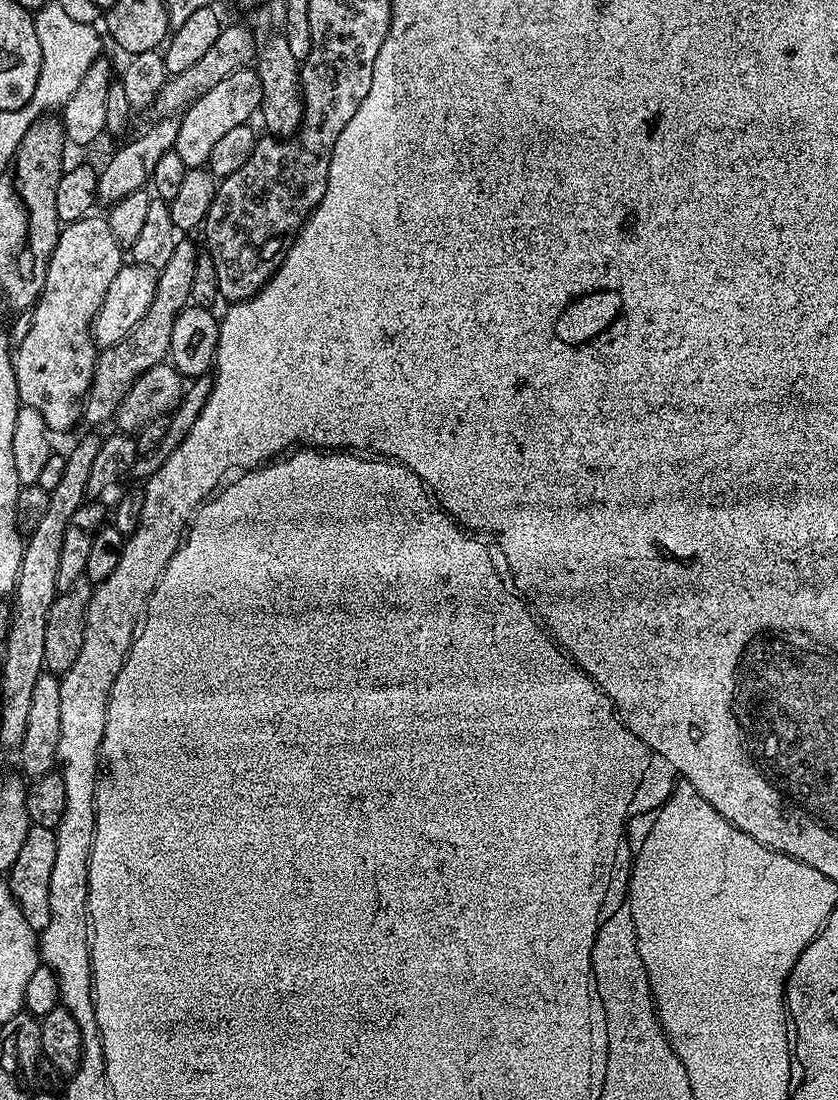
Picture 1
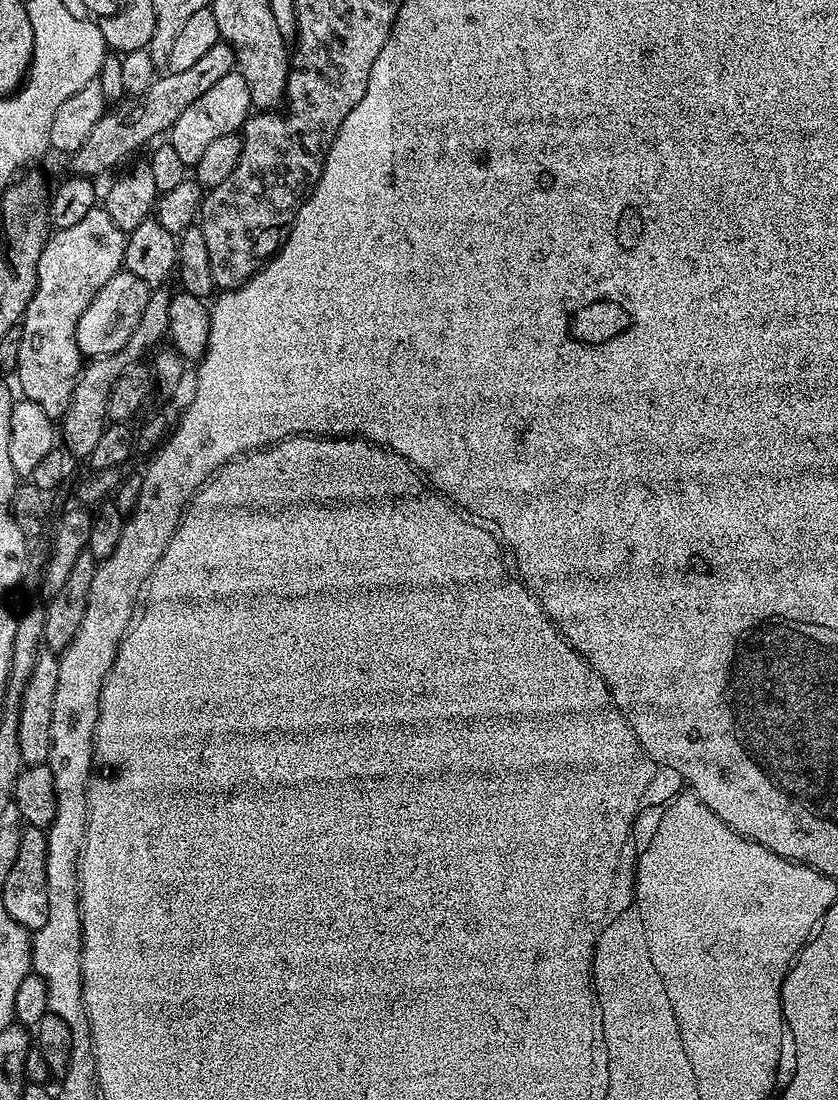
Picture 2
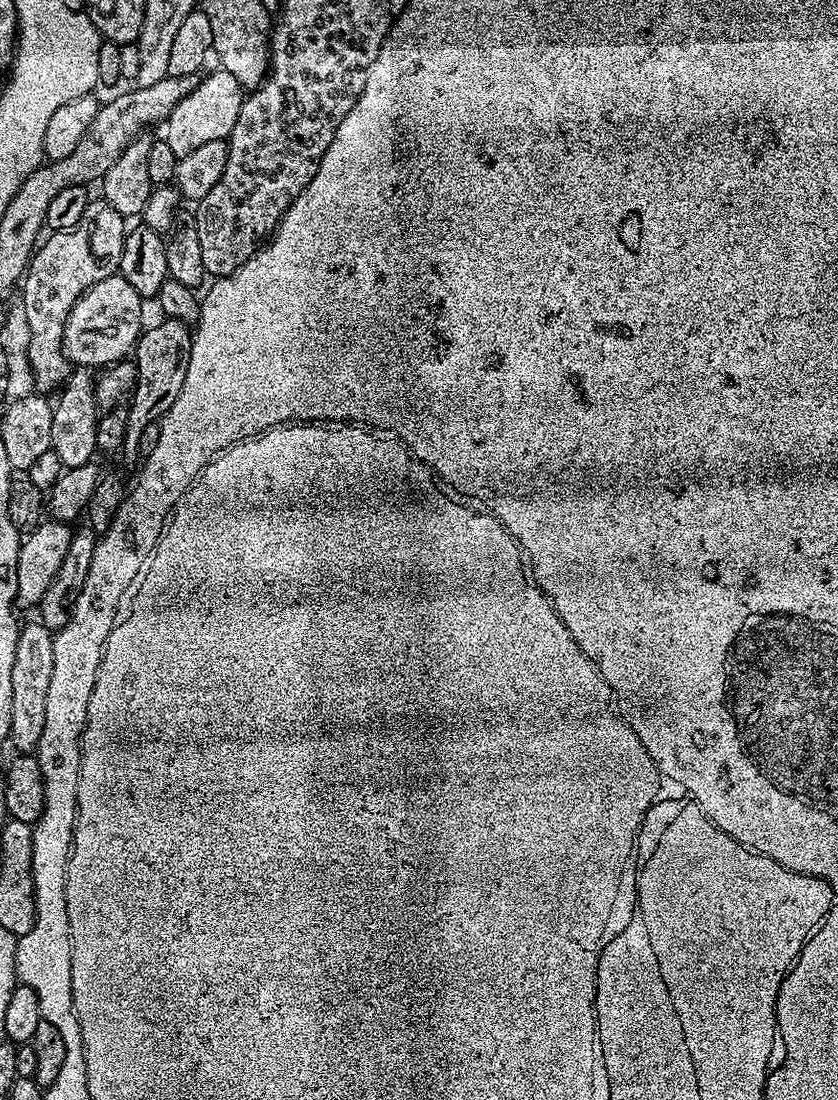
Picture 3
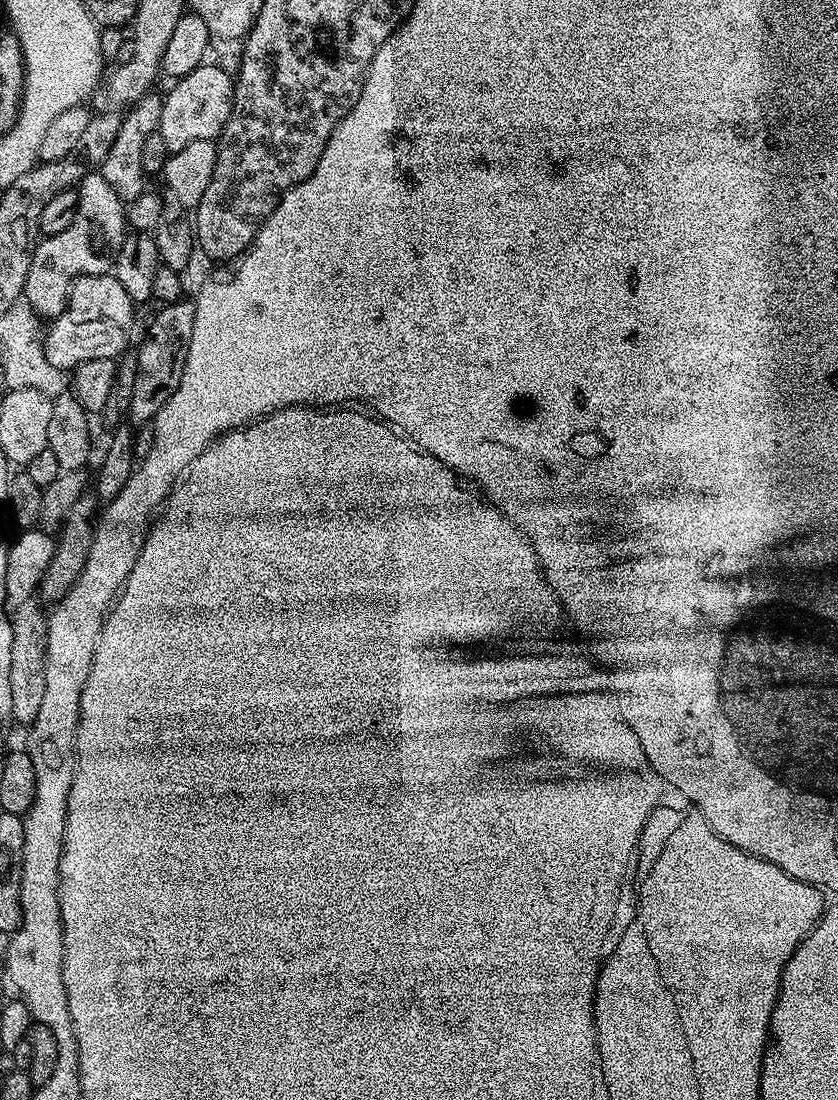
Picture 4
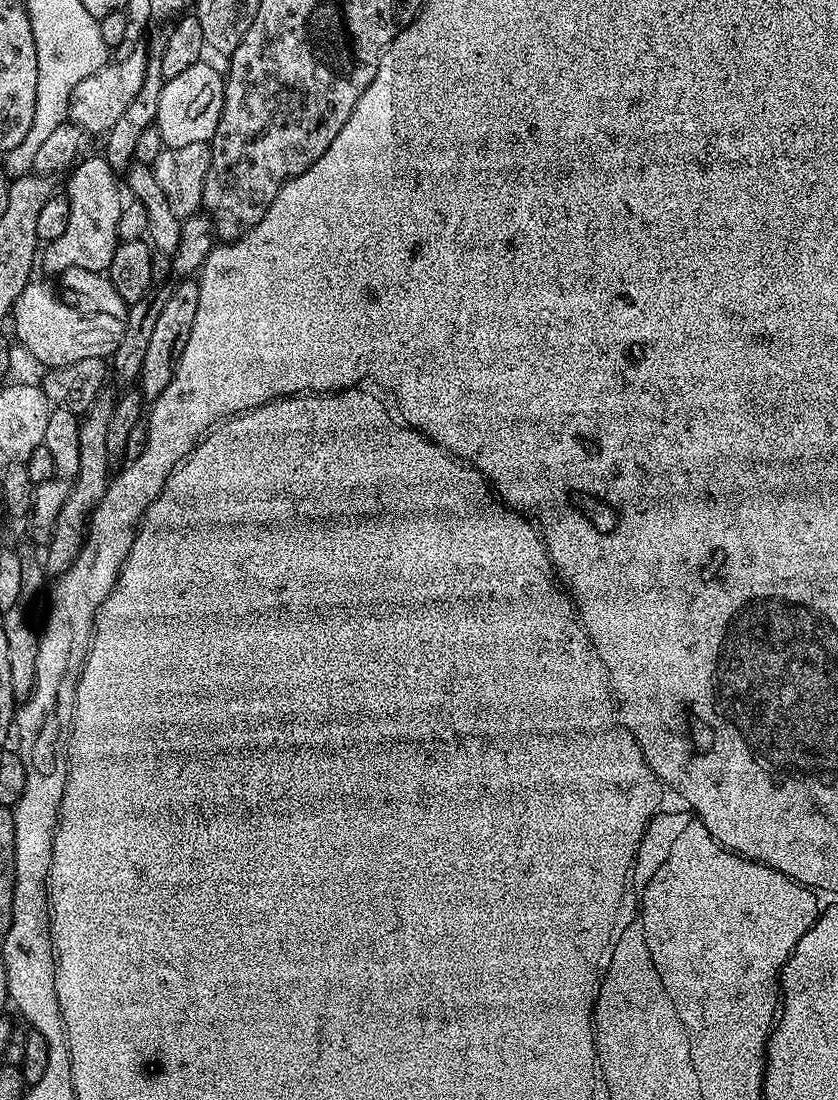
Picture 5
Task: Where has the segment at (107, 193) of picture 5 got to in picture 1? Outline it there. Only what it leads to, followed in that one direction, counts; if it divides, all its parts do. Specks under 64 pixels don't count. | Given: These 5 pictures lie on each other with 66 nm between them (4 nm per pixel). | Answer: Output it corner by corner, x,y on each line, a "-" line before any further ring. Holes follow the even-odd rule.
93,214
73,224
63,225
60,230
58,242
54,246
54,254
50,258
50,264
46,270
44,289
42,290
40,299
36,301
33,307
33,322
30,324
30,330
27,331
26,338
23,339
20,348
15,349
12,365
16,371
16,381
18,382
18,394
20,395
21,405
25,408
38,410
38,414
42,414
46,426
53,433
64,432
67,428
74,427
76,423
78,425
81,423
82,405
85,396
88,395
89,388
92,387
92,379
96,373
96,358
98,355
96,342
92,338
92,323
98,314
98,310
102,306
102,302
106,298
106,290
110,290
110,282
114,282
114,274
118,274
118,270
122,267
120,252
122,252
122,245
114,238
114,234
110,234
110,226
103,215
99,216
99,214

